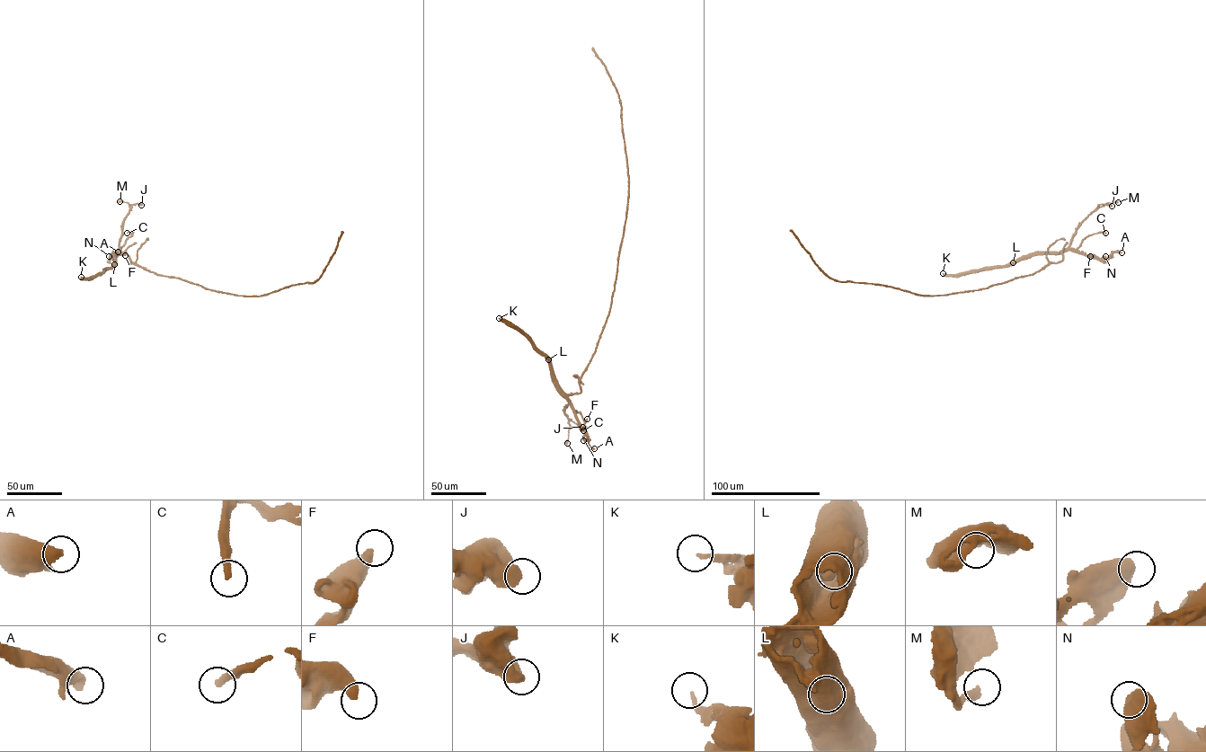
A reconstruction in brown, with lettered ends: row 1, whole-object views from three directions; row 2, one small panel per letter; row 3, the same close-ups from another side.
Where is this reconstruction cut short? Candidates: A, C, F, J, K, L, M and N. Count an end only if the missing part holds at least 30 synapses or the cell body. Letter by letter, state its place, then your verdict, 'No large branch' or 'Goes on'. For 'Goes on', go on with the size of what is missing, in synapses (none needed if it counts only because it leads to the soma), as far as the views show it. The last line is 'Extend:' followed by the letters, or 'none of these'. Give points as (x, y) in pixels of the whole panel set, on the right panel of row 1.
A: Place: (1121, 252). No large branch
C: Place: (1105, 233). No large branch
F: Place: (1090, 256). No large branch
J: Place: (1112, 206). No large branch
K: Place: (943, 273). No large branch
L: Place: (1013, 262). No large branch
M: Place: (1118, 202). No large branch
N: Place: (1105, 256). No large branch
Extend: none of these

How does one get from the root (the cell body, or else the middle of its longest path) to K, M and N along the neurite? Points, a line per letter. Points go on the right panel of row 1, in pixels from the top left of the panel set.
K: (1024, 257), (991, 269), (951, 275), (943, 273)
M: (1024, 257), (1060, 252), (1069, 244), (1076, 228), (1088, 215), (1108, 203), (1118, 202)
N: (1024, 257), (1067, 251), (1097, 259), (1105, 256)

